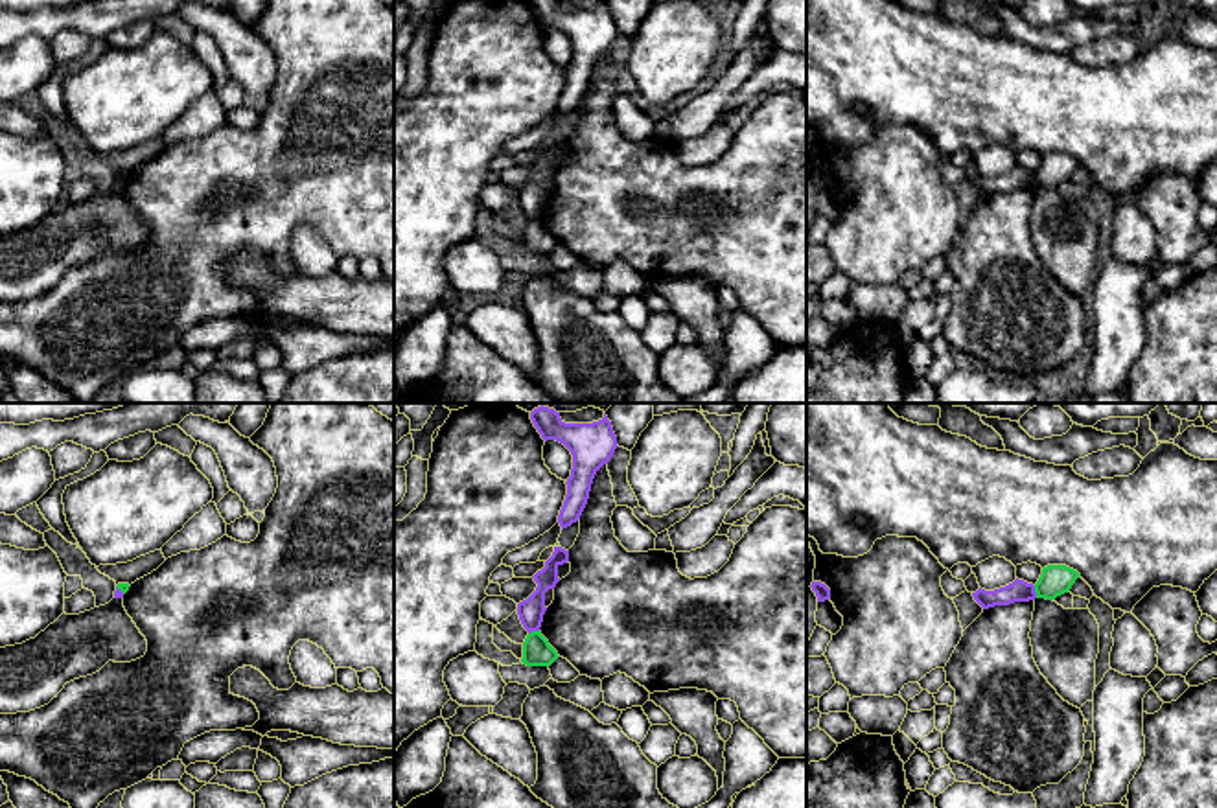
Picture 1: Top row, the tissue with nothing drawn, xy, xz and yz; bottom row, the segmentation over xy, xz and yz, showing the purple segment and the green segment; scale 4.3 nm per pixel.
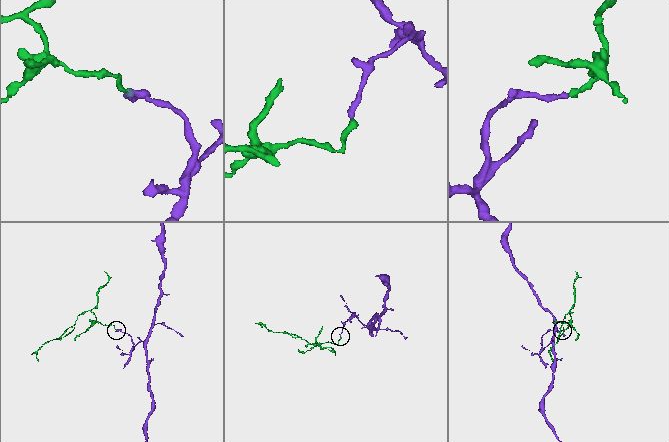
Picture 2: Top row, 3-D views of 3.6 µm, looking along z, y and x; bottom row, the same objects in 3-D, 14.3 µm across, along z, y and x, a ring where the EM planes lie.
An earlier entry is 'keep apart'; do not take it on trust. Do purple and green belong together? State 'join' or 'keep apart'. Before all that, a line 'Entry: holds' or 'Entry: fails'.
Entry: holds
keep apart

